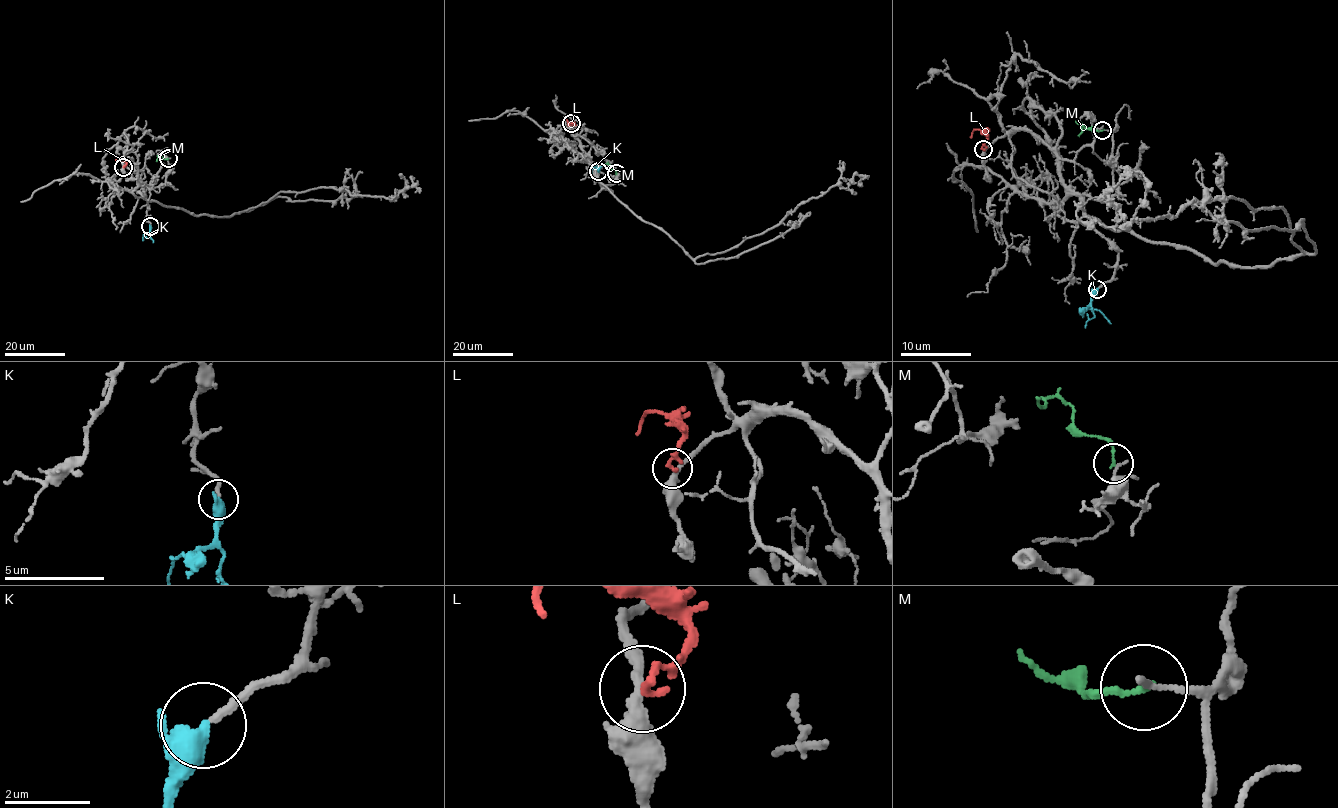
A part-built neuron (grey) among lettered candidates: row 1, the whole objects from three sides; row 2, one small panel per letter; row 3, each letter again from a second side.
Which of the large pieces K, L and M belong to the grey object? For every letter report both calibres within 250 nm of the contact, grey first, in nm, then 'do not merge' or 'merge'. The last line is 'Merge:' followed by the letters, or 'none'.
K: 190/500 nm | merge
L: 320/140 nm | do not merge
M: 160/140 nm | do not merge
Merge: K

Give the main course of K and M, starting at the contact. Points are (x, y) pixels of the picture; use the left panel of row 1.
K: (150, 226), (150, 232), (143, 235), (142, 241)
M: (168, 159), (160, 156), (156, 161)

